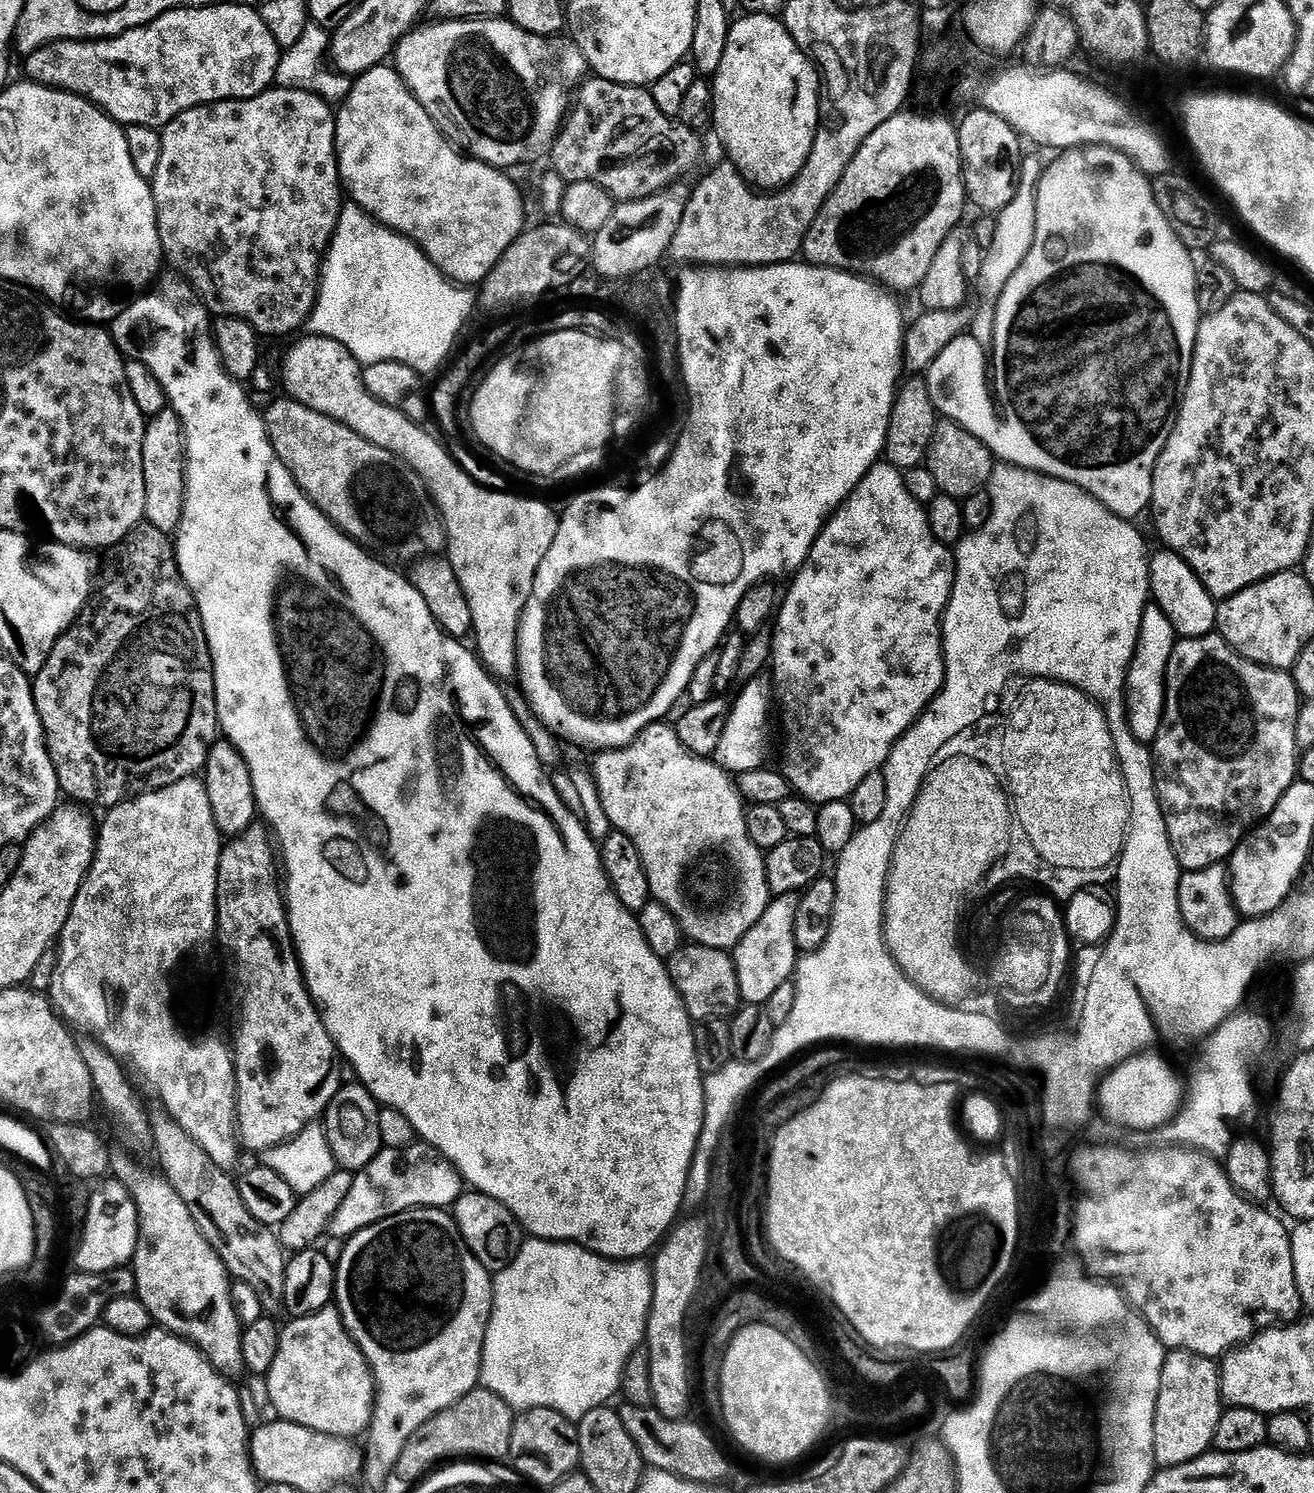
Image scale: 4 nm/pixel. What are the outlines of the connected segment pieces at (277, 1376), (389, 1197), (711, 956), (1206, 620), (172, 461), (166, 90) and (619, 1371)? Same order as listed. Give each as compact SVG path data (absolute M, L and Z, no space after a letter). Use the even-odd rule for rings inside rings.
M329 1306L309 1316L298 1316L283 1325L278 1346L278 1358L266 1377L268 1396L276 1407L275 1415L298 1426L306 1426L327 1436L360 1438L372 1427L372 1412L376 1409L376 1380L372 1368L346 1330L344 1320L335 1307Z
M423 1142L411 1144L406 1150L390 1150L383 1147L367 1166L353 1175L350 1194L346 1194L346 1202L342 1202L338 1214L334 1214L330 1222L331 1235L341 1236L341 1238L350 1237L363 1228L382 1222L387 1216L402 1214L411 1208L451 1209L460 1199L465 1188L460 1171L438 1149Z
M689 943L666 960L668 973L693 1021L719 1020L740 1011L740 987L736 961L723 948Z
M1167 550L1153 551L1148 565L1150 566L1150 596L1155 607L1161 608L1170 618L1177 637L1193 640L1199 636L1213 635L1216 628L1217 601L1202 586L1198 574L1182 557Z
M170 406L162 414L145 423L142 438L142 478L146 482L146 510L144 520L158 526L158 530L175 534L180 530L184 513L184 495L188 485L184 427L178 414Z
M214 2L209 8L179 8L173 12L167 12L154 22L141 28L126 30L126 34L116 36L113 40L63 40L57 44L48 44L44 48L39 48L37 52L27 53L25 60L28 61L24 64L24 72L28 75L25 77L33 84L46 84L49 88L61 88L64 92L72 92L76 96L81 96L83 100L89 100L91 104L108 113L121 126L137 124L163 130L171 120L178 118L178 114L186 110L194 110L203 104L217 104L223 100L249 100L258 94L267 92L273 87L281 55L282 49L278 46L278 42L274 42L274 34L266 30L266 22L262 22L257 9L238 6L234 2L228 2L228 4Z
M525 1239L520 1248L518 1258L506 1266L506 1270L495 1273L492 1282L492 1317L484 1339L484 1353L480 1363L480 1379L483 1387L490 1389L498 1398L502 1398L514 1410L528 1412L532 1408L549 1408L561 1412L569 1420L579 1421L581 1416L590 1414L590 1410L605 1407L612 1395L621 1391L624 1383L624 1367L629 1358L636 1353L637 1348L645 1343L648 1331L648 1316L652 1313L652 1299L655 1294L656 1281L651 1267L644 1265L643 1259L608 1260L589 1248L580 1244L570 1244L562 1240Z

